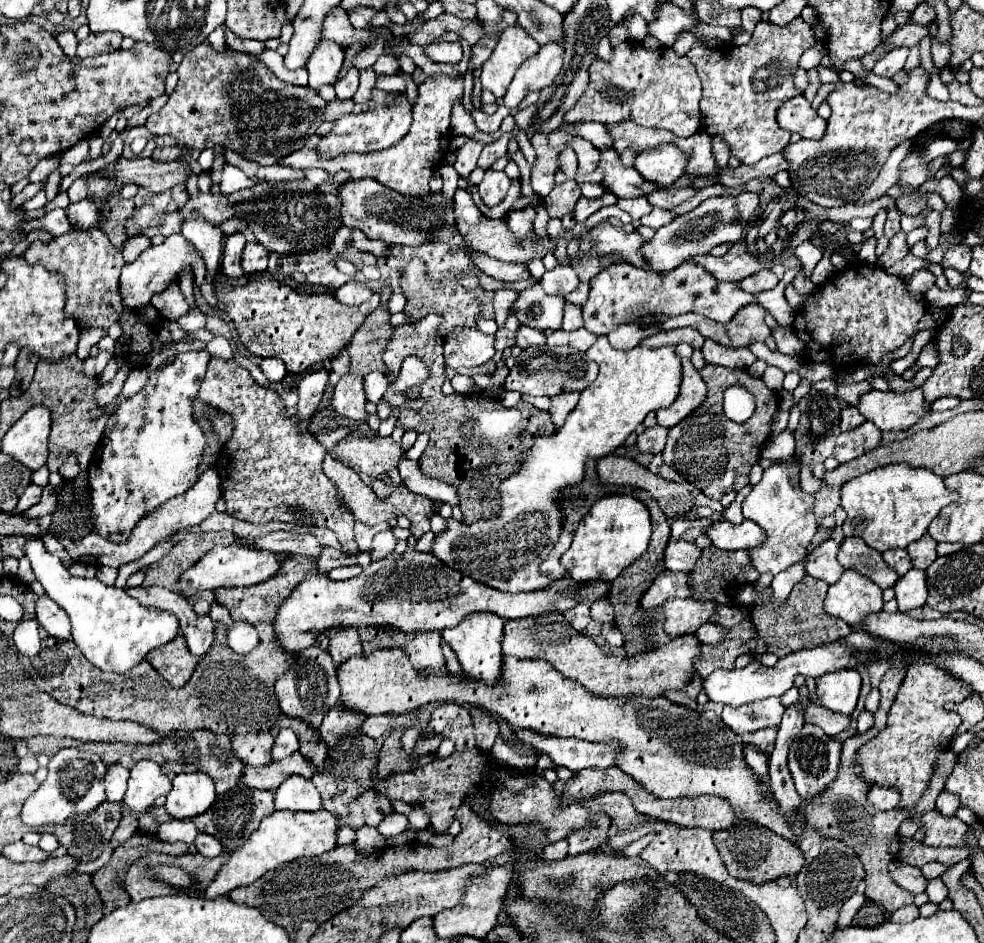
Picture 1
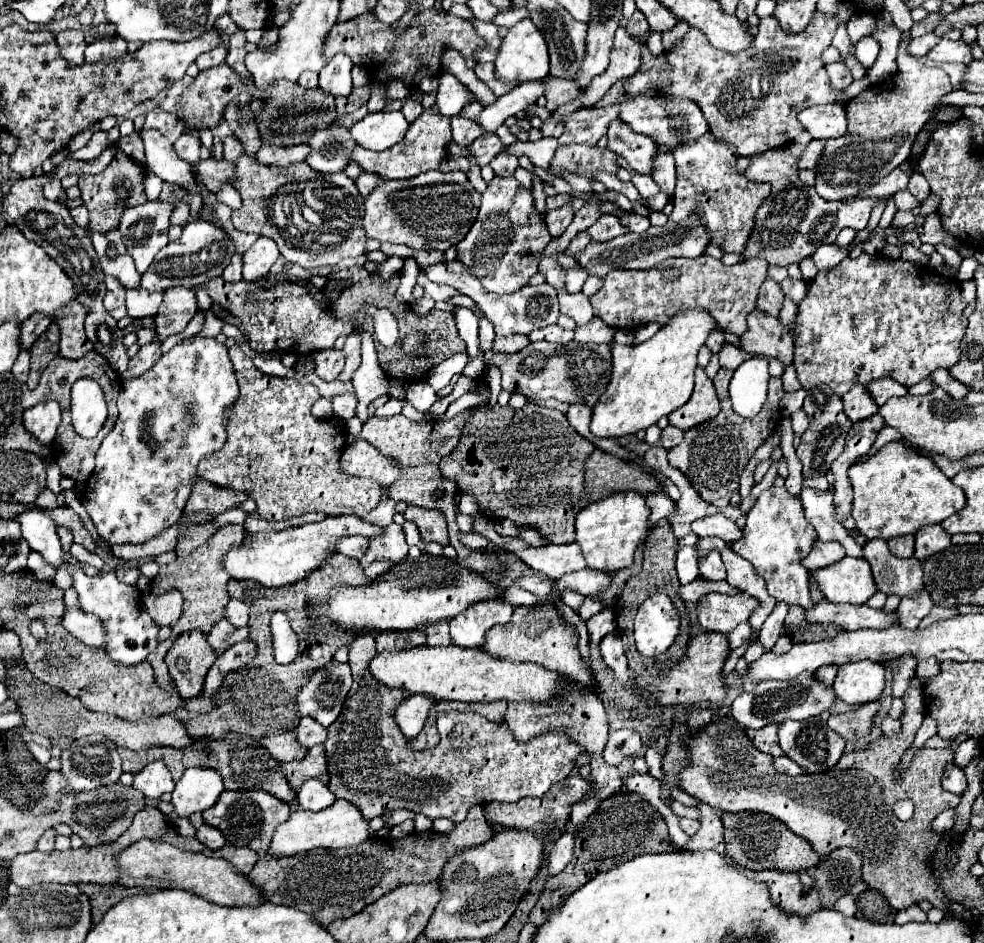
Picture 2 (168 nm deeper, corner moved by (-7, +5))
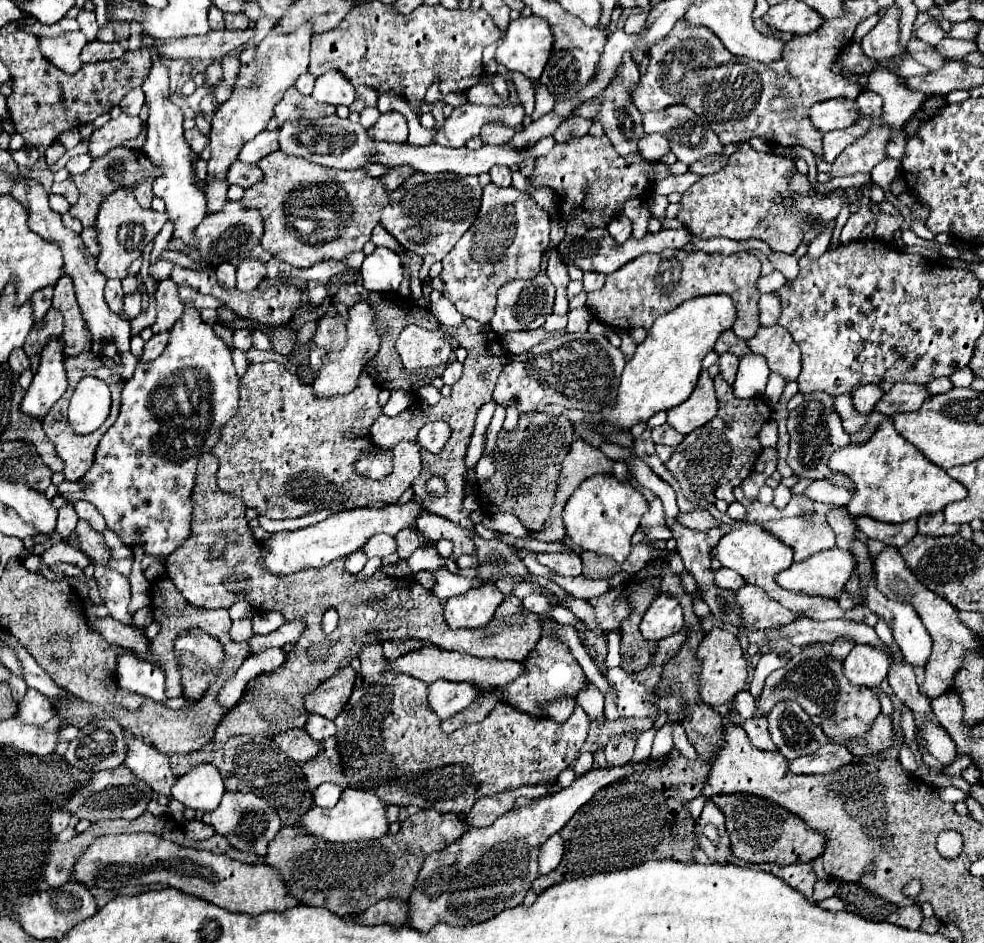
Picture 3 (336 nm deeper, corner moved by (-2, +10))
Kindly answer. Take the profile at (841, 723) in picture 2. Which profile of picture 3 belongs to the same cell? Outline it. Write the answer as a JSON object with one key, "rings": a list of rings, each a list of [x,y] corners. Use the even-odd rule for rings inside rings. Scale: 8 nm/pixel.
{"rings":[[[879,713],[877,719],[871,723],[869,731],[865,733],[865,737],[855,743],[855,741],[849,741],[847,743],[847,749],[855,755],[869,755],[869,753],[879,753],[883,749],[887,749],[891,745],[891,735],[893,735],[893,729],[891,729],[891,717],[885,715],[885,713]]]}

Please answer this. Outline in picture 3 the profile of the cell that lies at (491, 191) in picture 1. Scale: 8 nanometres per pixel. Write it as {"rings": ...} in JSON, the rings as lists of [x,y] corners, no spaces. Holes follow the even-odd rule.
{"rings":[[[495,183],[485,185],[477,221],[445,255],[439,275],[445,283],[445,295],[457,311],[479,323],[489,323],[499,287],[515,279],[533,279],[539,273],[543,251],[549,245],[549,227],[549,213],[527,193]]]}

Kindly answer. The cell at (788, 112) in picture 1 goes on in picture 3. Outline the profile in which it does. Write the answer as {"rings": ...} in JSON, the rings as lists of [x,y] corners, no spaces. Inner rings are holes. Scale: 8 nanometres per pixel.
{"rings":[[[845,99],[821,101],[821,103],[811,105],[809,119],[823,133],[847,129],[857,119],[857,105],[855,101],[845,101]]]}

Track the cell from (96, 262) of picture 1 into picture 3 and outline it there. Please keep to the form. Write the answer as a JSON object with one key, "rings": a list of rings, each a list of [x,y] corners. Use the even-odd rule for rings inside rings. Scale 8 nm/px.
{"rings":[[[107,279],[105,285],[105,301],[113,313],[121,313],[123,309],[123,291],[119,279]]]}

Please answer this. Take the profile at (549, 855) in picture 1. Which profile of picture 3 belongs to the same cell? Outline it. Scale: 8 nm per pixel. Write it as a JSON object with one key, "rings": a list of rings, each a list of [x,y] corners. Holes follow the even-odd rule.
{"rings":[[[555,833],[539,849],[539,875],[547,875],[549,871],[553,871],[559,865],[561,857],[563,857],[563,837]]]}

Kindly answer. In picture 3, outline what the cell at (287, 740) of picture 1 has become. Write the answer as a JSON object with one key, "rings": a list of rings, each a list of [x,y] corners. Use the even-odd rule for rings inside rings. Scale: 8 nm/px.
{"rings":[[[309,715],[309,717],[307,717],[307,723],[305,723],[305,731],[309,733],[311,739],[323,741],[323,739],[327,739],[327,737],[333,737],[335,725],[333,725],[329,719],[321,717],[321,715]]]}

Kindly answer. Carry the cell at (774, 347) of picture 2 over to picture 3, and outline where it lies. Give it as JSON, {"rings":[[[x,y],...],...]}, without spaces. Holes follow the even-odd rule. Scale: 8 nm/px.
{"rings":[[[781,325],[759,327],[755,337],[747,339],[747,347],[767,359],[769,369],[779,373],[785,381],[797,379],[801,373],[801,353],[791,333]]]}

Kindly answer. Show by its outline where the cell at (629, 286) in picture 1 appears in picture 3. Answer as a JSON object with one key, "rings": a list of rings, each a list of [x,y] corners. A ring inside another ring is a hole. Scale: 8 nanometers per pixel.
{"rings":[[[667,249],[661,255],[641,255],[633,259],[633,263],[623,265],[621,269],[607,275],[607,281],[601,289],[587,295],[587,309],[595,319],[603,321],[613,329],[633,329],[645,327],[649,329],[653,321],[665,311],[675,309],[683,301],[699,295],[723,293],[729,295],[735,303],[737,317],[733,323],[733,331],[741,339],[753,337],[759,329],[757,317],[757,301],[759,289],[757,279],[761,277],[761,261],[753,253],[737,253],[737,255],[707,255],[705,251],[673,251]]]}

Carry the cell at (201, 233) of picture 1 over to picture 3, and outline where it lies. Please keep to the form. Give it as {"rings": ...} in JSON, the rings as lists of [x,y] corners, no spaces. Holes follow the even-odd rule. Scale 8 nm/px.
{"rings":[[[121,113],[117,119],[111,119],[107,125],[93,131],[89,139],[89,155],[103,157],[109,149],[119,147],[127,139],[139,137],[143,131],[143,121],[139,117],[129,117]]]}

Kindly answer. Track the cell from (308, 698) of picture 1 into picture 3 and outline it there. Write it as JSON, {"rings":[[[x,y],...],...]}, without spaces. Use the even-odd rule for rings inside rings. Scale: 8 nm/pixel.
{"rings":[[[339,669],[329,679],[325,679],[313,693],[305,695],[305,709],[327,719],[337,717],[337,713],[341,713],[341,707],[345,707],[345,701],[349,699],[349,693],[353,689],[353,677],[355,669]]]}

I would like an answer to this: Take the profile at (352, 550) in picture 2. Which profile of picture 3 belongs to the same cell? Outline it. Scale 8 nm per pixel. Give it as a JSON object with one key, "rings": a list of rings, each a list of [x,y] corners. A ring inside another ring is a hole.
{"rings":[[[373,535],[363,547],[361,551],[367,555],[367,557],[387,557],[391,553],[395,553],[395,541],[393,537],[389,535]]]}

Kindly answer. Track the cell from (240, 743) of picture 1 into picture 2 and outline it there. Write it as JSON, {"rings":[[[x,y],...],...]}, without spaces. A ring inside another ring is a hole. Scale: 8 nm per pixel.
{"rings":[[[284,732],[280,736],[264,736],[260,740],[260,744],[264,748],[268,748],[268,752],[280,760],[280,762],[292,762],[292,760],[300,760],[306,756],[308,748],[298,746],[296,734],[294,732]]]}

